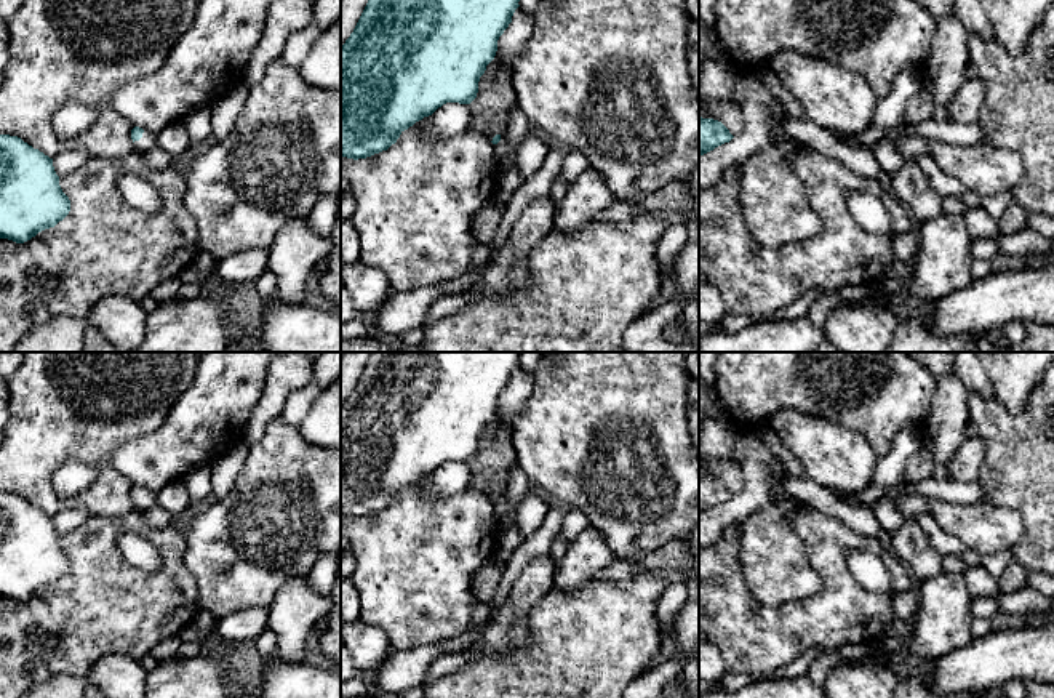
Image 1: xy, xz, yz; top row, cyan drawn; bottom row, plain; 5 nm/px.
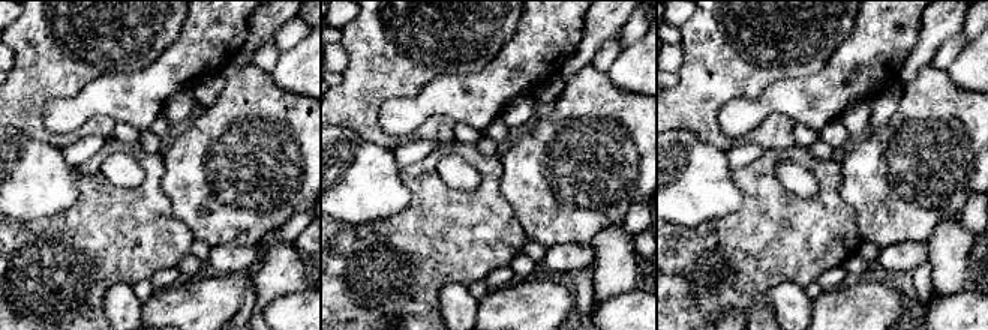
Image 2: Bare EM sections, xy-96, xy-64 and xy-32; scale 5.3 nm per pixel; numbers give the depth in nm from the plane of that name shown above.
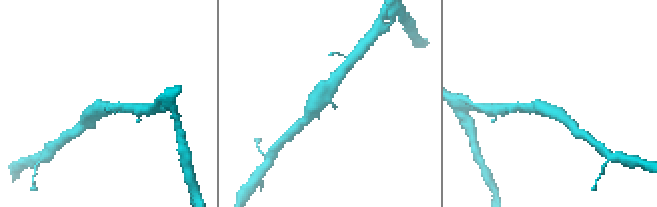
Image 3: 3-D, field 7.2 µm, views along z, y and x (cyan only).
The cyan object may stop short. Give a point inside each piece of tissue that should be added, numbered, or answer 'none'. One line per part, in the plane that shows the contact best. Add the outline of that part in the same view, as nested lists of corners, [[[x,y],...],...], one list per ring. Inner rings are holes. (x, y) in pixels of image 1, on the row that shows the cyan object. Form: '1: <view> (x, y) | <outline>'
1: xy (149, 140) | [[[144,130],[142,138],[139,141],[134,141],[133,144],[134,144],[134,150],[142,154],[152,149],[154,146],[157,146],[157,134]]]

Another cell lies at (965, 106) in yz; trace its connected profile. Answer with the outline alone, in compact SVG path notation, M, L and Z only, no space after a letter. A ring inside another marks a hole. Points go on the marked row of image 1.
M964 80L947 104L950 122L974 123L987 94L984 80Z

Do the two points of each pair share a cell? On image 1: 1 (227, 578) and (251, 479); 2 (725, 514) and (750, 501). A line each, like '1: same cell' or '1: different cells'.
1: same cell
2: same cell

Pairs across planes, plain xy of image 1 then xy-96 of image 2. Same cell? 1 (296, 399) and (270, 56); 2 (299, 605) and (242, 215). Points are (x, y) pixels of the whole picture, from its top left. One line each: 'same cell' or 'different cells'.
1: same cell
2: different cells

